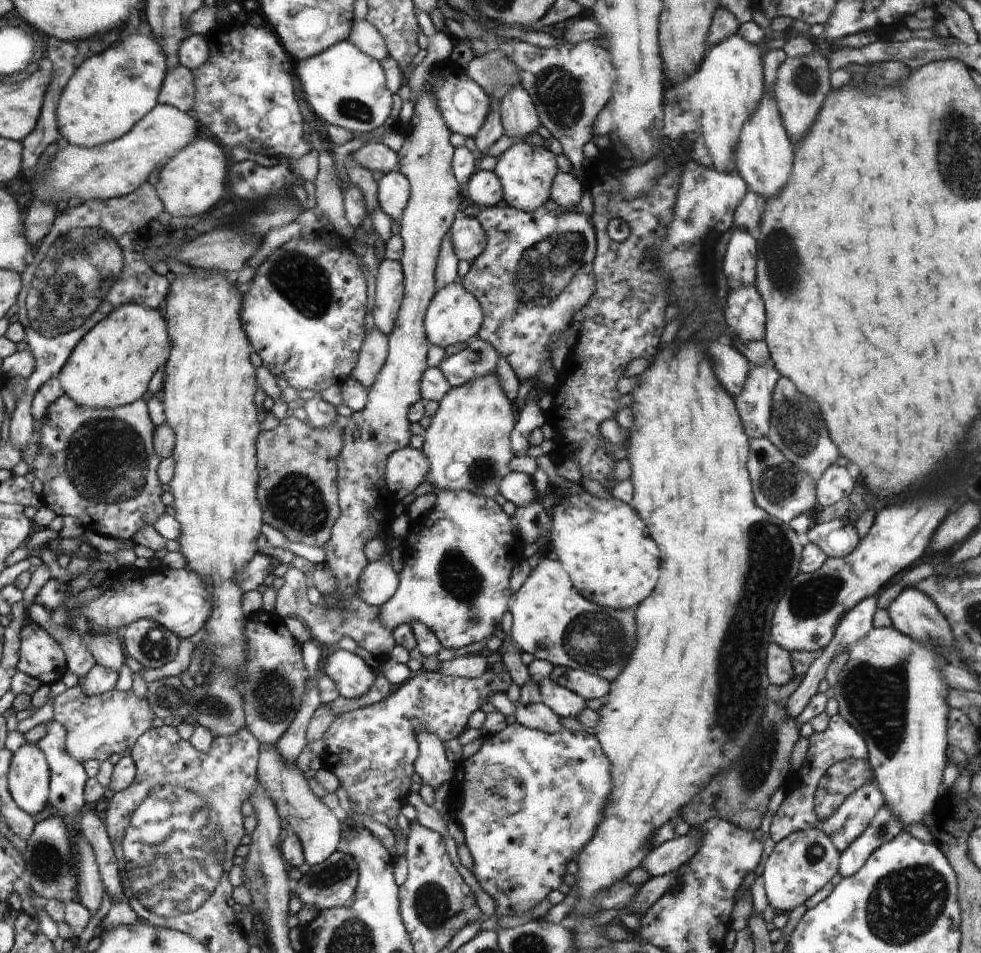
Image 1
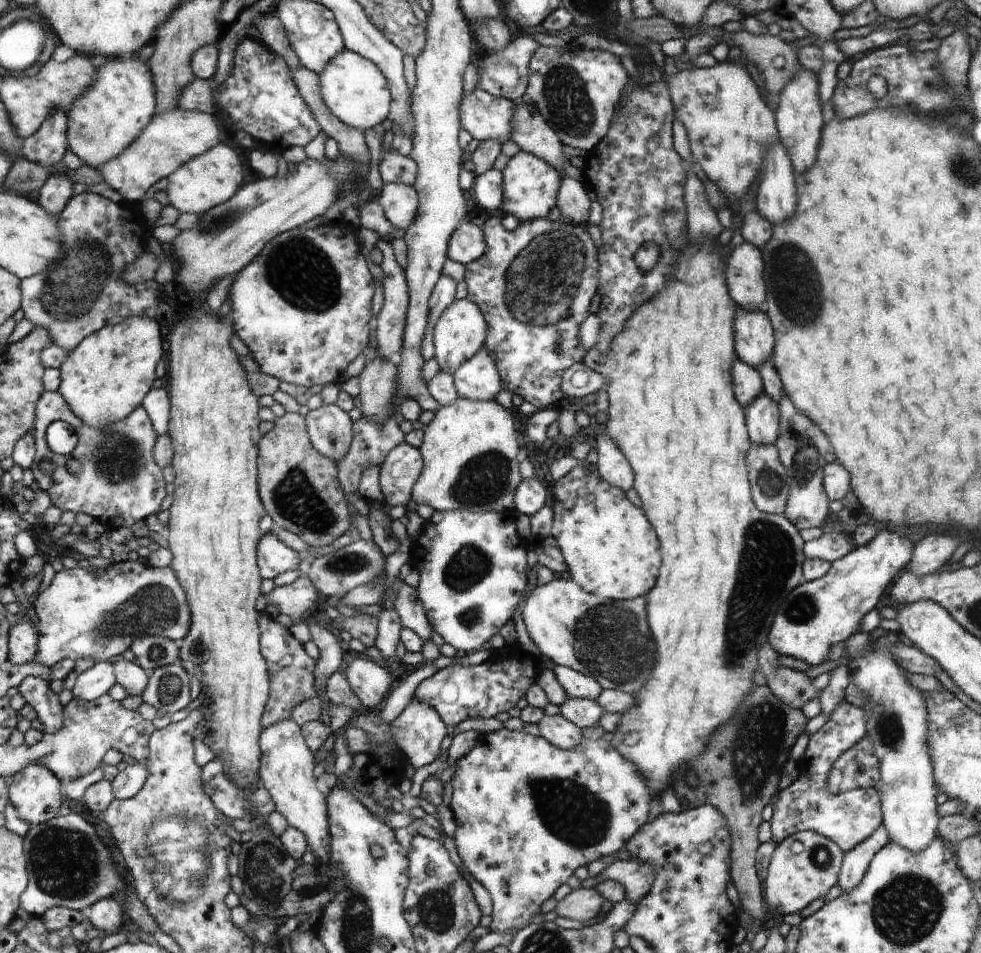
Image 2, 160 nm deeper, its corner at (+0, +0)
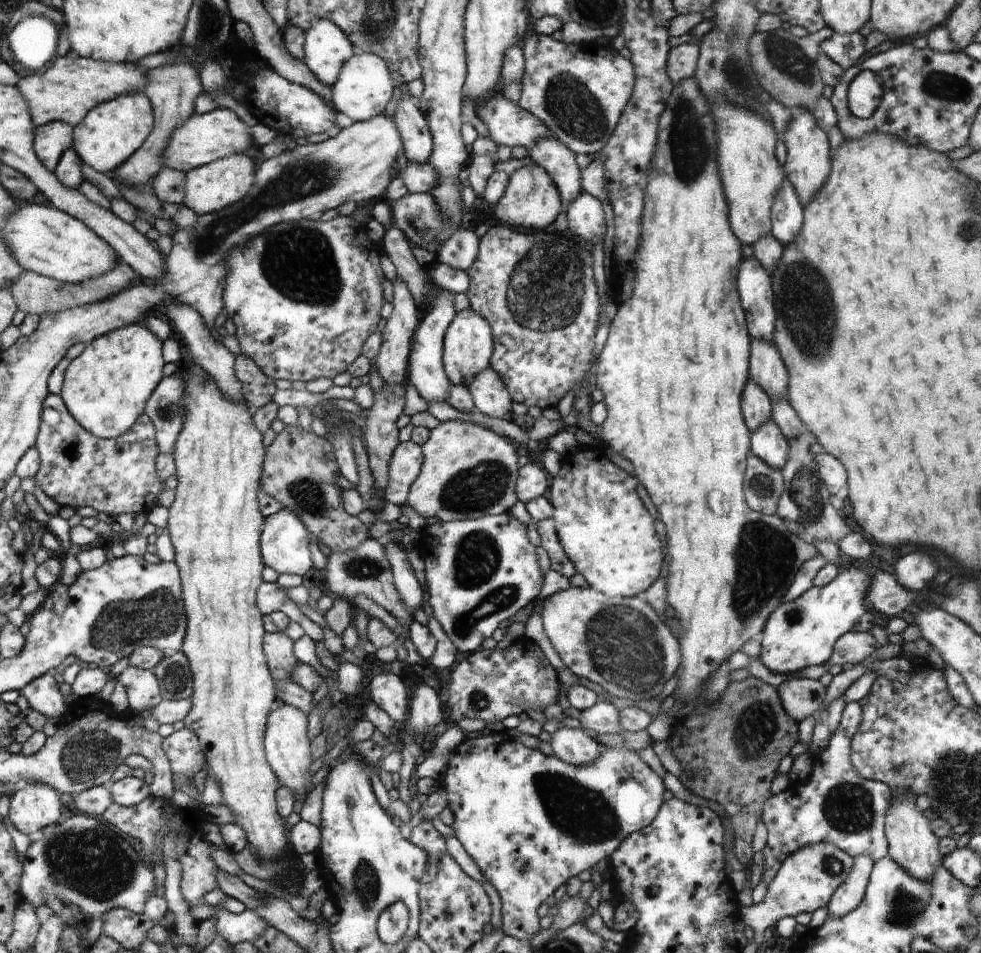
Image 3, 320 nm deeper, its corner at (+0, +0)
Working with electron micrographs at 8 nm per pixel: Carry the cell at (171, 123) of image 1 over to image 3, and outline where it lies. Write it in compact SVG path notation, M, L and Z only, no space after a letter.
M218 107L203 115L193 114L180 128L174 131L168 148L163 154L164 167L168 166L186 172L224 157L242 154L252 144L257 145L254 138L250 136L250 126L244 124L238 116L234 120L234 113L230 109Z

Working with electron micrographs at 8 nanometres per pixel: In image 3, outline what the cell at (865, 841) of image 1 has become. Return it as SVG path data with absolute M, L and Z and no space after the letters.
M866 855L853 858L853 869L844 884L833 894L832 900L827 905L829 916L835 919L845 917L852 913L865 898L869 878L872 876L875 862Z

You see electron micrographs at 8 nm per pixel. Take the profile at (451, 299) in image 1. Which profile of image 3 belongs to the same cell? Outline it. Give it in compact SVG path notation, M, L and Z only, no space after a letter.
M472 309L457 312L450 326L446 329L443 346L444 370L452 384L466 387L478 373L490 368L493 350L496 347L492 327L485 318L482 318L482 315Z

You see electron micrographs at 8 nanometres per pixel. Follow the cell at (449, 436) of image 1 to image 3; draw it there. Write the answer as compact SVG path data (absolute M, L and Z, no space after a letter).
M441 421L431 425L428 440L421 447L424 462L406 501L418 516L436 516L440 521L477 519L508 513L518 501L516 449L489 428L464 421Z

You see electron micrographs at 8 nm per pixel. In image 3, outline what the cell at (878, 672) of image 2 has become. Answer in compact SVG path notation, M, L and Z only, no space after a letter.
M914 798L912 800L892 800L885 818L885 834L888 836L888 855L895 863L900 864L908 874L916 879L925 880L926 883L933 880L937 868L943 864L940 839L936 838L931 822L928 822L916 810Z

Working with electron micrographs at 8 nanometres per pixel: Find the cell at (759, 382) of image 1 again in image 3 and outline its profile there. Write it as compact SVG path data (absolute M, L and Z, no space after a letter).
M770 420L752 432L752 440L754 440L754 454L781 472L789 457L789 442L778 425Z

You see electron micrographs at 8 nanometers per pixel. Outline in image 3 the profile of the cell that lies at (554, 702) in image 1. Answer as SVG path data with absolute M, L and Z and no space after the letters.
M598 701L594 706L582 711L582 717L579 720L580 727L595 730L598 735L614 733L622 735L625 728L620 722L620 713L616 707L609 701Z

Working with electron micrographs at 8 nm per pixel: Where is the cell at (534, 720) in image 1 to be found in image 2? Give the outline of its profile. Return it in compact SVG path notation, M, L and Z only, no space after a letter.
M544 715L538 726L541 736L563 751L576 748L584 738L581 728L562 715L551 717Z

